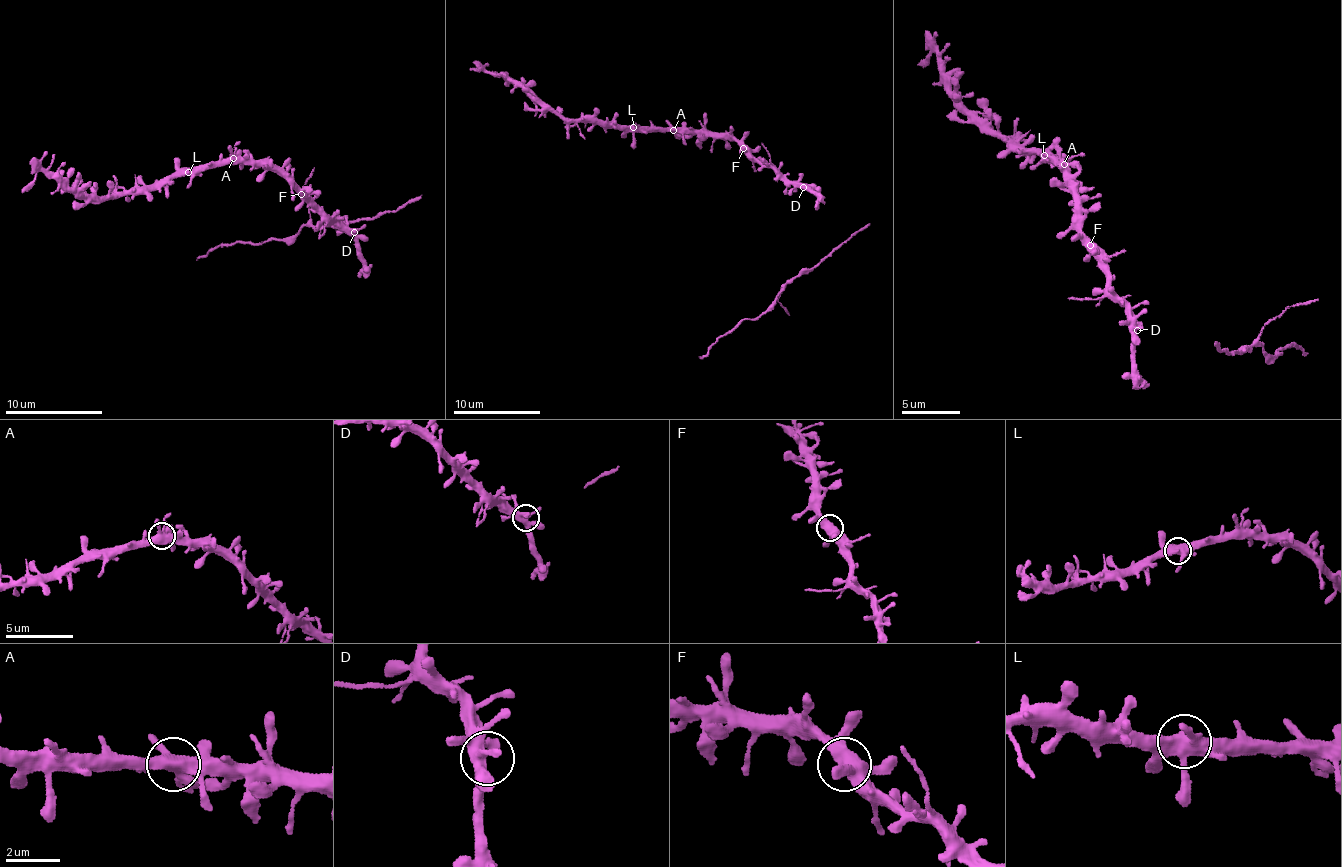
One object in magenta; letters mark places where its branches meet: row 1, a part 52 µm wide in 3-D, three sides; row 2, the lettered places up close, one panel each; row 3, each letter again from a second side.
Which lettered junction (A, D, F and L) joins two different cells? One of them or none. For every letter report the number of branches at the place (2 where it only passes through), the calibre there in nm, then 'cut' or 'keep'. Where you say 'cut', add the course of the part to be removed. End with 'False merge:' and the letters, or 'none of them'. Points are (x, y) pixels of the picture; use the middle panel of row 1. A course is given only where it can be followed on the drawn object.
A: 5 branches meet; 480 nm thick; keep
D: 6 branches meet; 380 nm thick; keep
F: 5 branches meet; 480 nm thick; keep
L: 5 branches meet; 500 nm thick; keep
False merge: none of them

